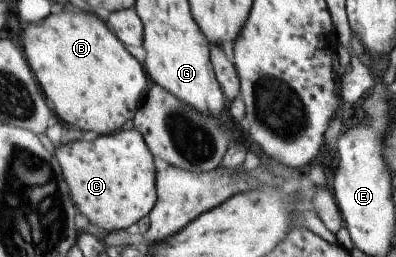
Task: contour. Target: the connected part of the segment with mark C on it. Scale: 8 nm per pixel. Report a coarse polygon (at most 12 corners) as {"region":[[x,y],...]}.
{"region":[[139,129],[51,143],[74,203],[107,233],[158,203]]}

